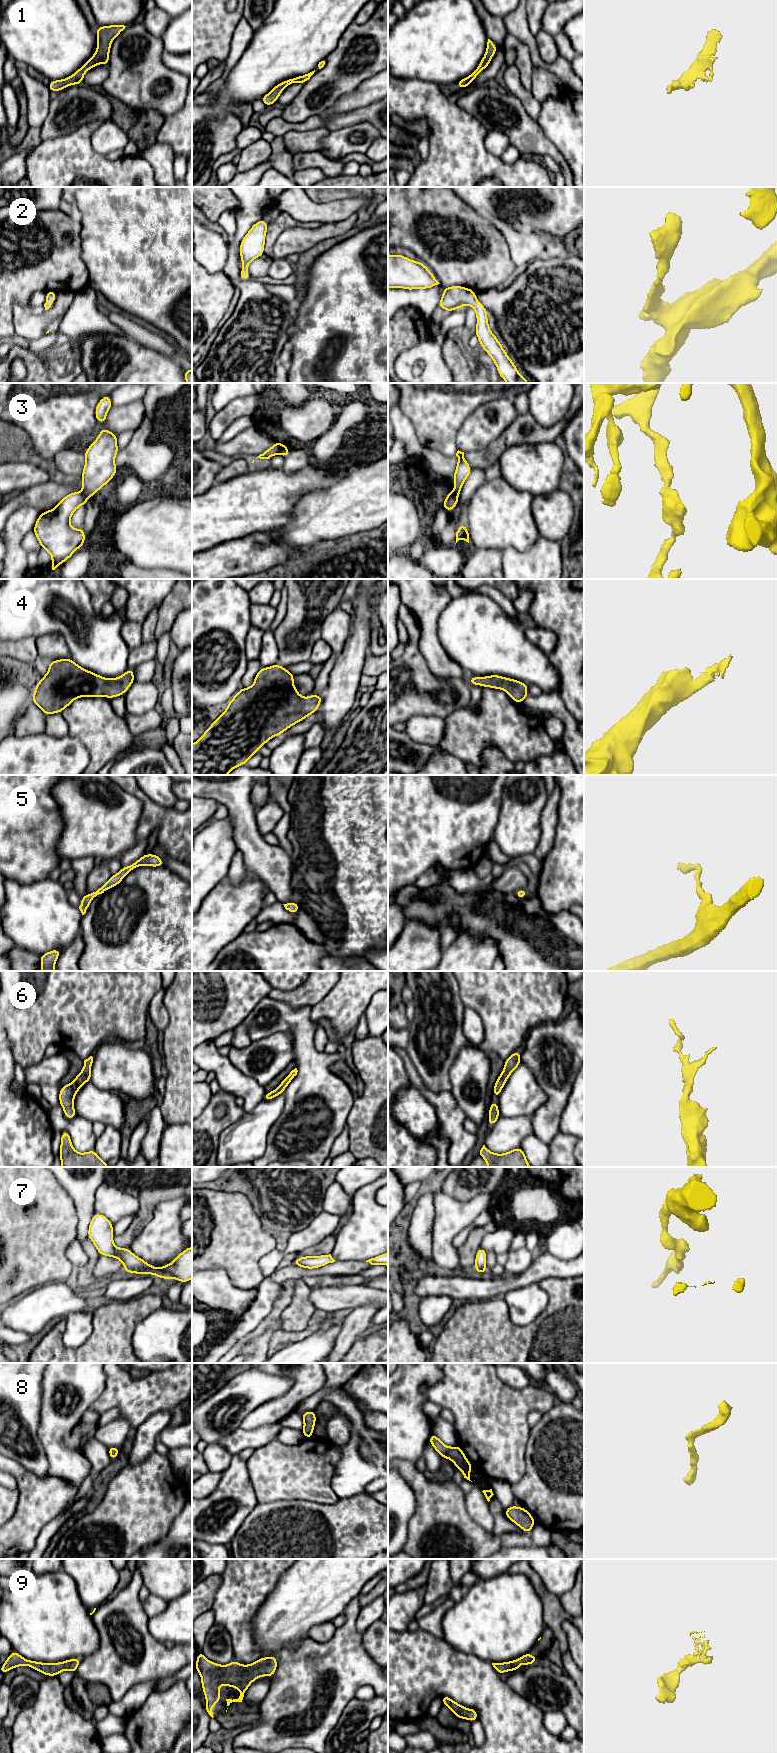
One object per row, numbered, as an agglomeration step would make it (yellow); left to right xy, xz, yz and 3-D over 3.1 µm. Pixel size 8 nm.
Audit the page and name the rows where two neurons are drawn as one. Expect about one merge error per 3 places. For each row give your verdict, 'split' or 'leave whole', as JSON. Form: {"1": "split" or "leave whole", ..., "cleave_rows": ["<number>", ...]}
{"1": "leave whole", "2": "leave whole", "3": "split", "4": "leave whole", "5": "leave whole", "6": "leave whole", "7": "leave whole", "8": "leave whole", "9": "leave whole", "cleave_rows": ["3"]}

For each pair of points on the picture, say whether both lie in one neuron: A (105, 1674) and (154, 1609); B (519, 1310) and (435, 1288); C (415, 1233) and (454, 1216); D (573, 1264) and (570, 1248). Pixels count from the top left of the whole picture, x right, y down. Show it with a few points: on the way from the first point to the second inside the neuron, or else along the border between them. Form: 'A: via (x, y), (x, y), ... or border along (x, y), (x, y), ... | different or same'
A: border along (140, 1601), (148, 1617) | different
B: via (501, 1288), (457, 1287) | same
C: border along (434, 1203), (434, 1221), (431, 1233), (432, 1250) | different
D: border along (549, 1253), (561, 1259), (573, 1259) | different

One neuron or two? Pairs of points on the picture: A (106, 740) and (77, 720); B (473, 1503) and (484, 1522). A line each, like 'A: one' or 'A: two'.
A: one
B: one

